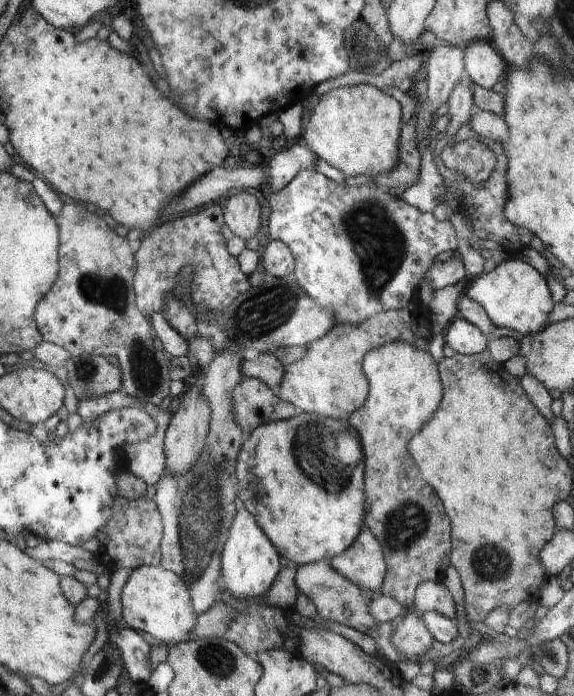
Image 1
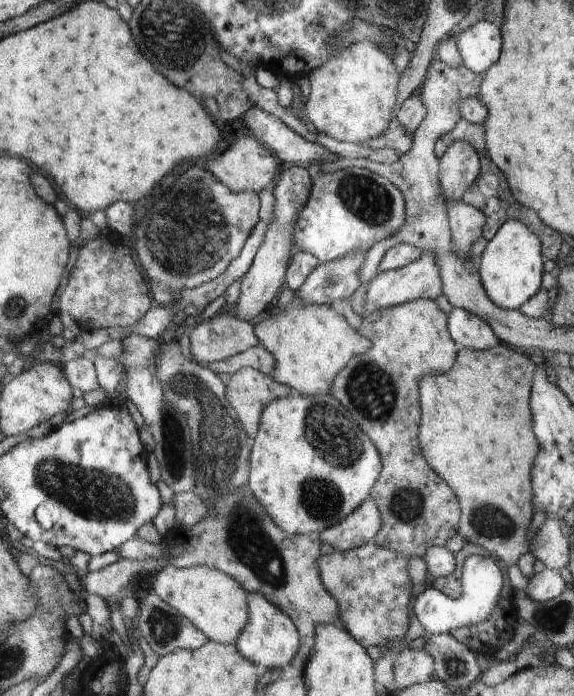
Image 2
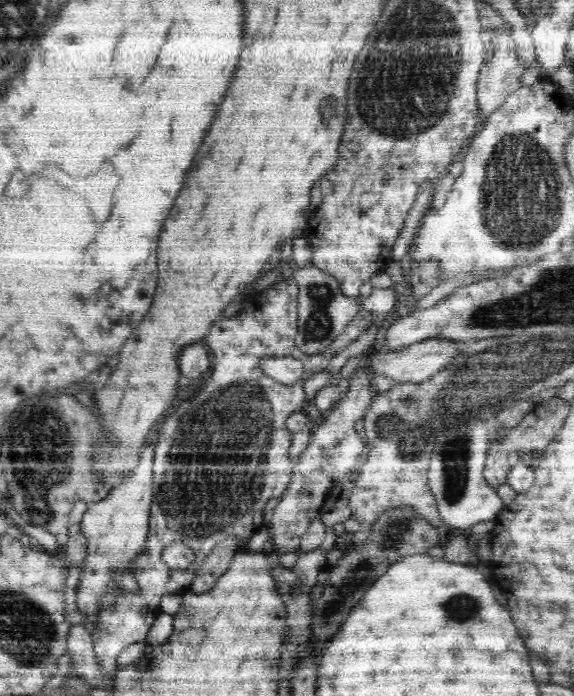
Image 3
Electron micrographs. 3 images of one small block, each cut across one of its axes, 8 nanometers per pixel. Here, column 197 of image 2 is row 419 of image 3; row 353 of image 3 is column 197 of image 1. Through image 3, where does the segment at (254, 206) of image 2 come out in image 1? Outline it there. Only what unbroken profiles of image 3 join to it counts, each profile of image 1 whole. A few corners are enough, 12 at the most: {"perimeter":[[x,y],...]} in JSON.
{"perimeter":[[223,204],[154,228],[133,254],[136,308],[184,338],[226,349],[220,314],[250,290],[226,247]]}

